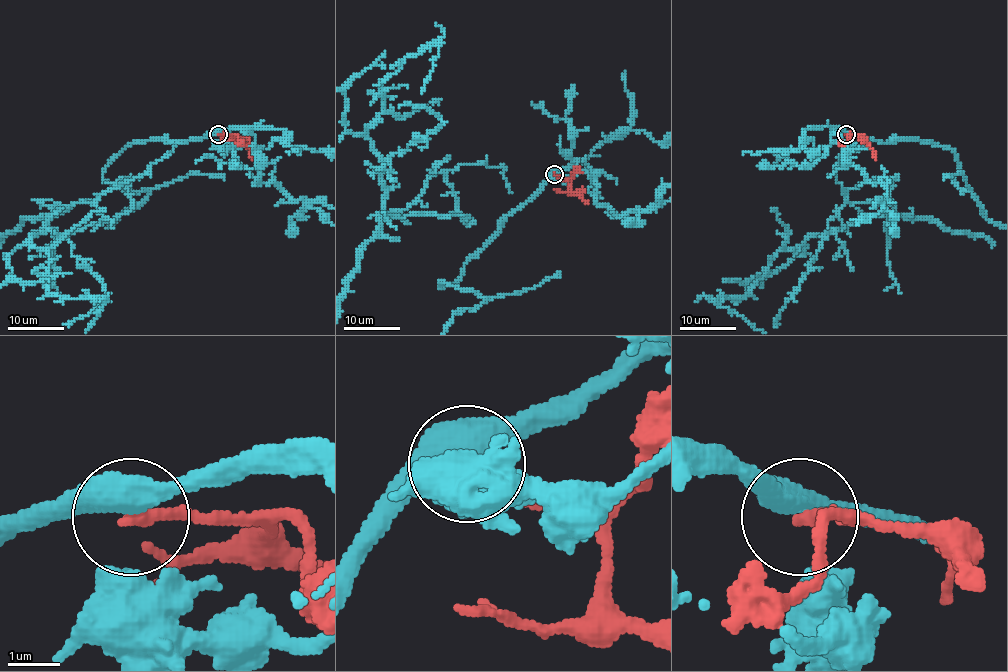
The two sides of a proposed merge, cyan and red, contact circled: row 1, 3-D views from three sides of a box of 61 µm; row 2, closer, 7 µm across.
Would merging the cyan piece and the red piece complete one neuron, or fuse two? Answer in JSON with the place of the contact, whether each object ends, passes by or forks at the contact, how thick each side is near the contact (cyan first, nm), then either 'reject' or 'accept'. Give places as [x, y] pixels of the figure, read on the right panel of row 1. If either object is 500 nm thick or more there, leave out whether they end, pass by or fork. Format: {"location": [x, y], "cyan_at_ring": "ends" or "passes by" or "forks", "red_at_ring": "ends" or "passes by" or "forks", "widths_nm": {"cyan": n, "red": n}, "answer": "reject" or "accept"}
{"location": [846, 134], "widths_nm": {"cyan": 500, "red": 240}, "answer": "reject"}

